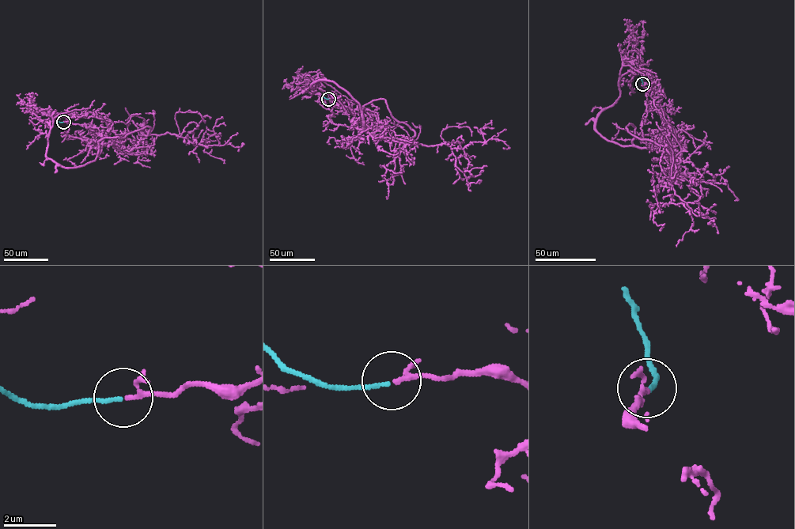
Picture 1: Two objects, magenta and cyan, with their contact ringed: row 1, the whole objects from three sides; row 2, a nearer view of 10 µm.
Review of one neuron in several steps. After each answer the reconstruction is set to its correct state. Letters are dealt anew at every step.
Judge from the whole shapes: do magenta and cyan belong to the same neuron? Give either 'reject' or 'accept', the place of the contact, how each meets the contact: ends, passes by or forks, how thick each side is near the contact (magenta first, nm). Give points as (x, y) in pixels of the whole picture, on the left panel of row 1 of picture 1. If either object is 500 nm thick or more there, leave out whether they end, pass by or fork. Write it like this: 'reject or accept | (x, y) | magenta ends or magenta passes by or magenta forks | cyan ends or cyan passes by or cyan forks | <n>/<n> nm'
accept | (63, 122) | magenta passes by | cyan ends | 130/140 nm

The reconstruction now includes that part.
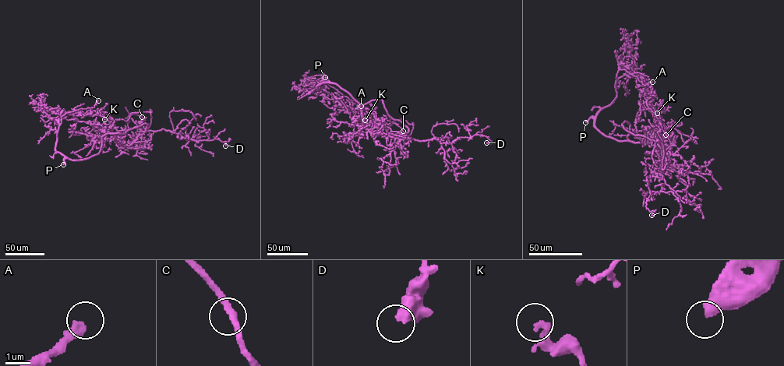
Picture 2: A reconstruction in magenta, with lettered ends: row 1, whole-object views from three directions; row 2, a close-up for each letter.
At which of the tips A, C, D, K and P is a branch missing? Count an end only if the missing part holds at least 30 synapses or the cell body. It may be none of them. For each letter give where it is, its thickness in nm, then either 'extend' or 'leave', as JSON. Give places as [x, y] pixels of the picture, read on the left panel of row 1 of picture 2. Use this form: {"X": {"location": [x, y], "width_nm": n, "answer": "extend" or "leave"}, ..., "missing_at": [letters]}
{"A": {"location": [98, 100], "width_nm": 360, "answer": "extend"}, "C": {"location": [142, 117], "width_nm": 240, "answer": "leave"}, "D": {"location": [225, 146], "width_nm": 480, "answer": "leave"}, "K": {"location": [104, 119], "width_nm": 200, "answer": "leave"}, "P": {"location": [63, 164], "width_nm": 440, "answer": "extend"}, "missing_at": ["A", "P"]}

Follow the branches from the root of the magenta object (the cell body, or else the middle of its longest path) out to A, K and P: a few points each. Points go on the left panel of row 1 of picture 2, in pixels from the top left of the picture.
A: (107, 139), (99, 153), (78, 160), (65, 156), (55, 149), (62, 116), (81, 108), (93, 107), (98, 100)
K: (107, 139), (105, 136), (111, 121), (104, 119)
P: (107, 139), (99, 153), (77, 160), (65, 158), (63, 164)

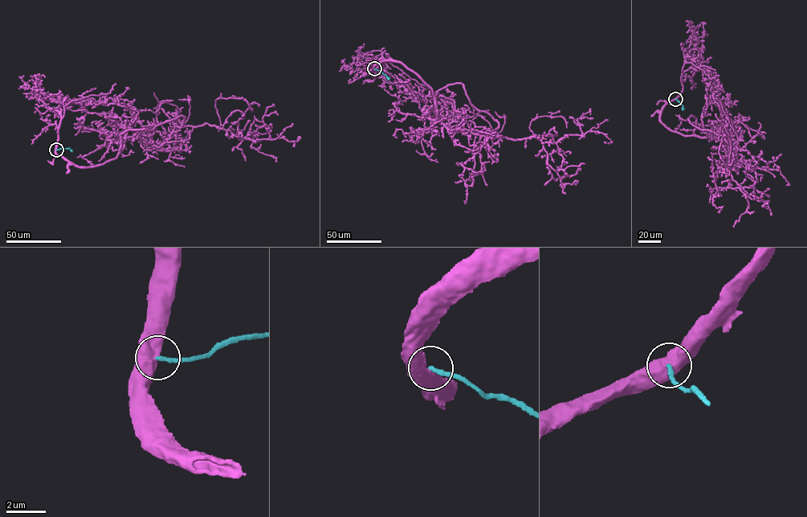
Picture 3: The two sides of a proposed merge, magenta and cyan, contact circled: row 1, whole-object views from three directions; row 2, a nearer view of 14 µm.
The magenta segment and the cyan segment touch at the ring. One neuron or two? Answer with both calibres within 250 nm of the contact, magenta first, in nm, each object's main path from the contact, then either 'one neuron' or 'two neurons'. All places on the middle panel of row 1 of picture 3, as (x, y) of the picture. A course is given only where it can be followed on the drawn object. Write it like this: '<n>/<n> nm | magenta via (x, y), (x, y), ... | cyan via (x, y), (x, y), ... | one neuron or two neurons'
600/200 nm | magenta via (374, 68), (390, 60), (412, 70), (454, 131), (543, 143), (597, 131), (604, 141) | cyan via (374, 68), (381, 71), (388, 80) | two neurons

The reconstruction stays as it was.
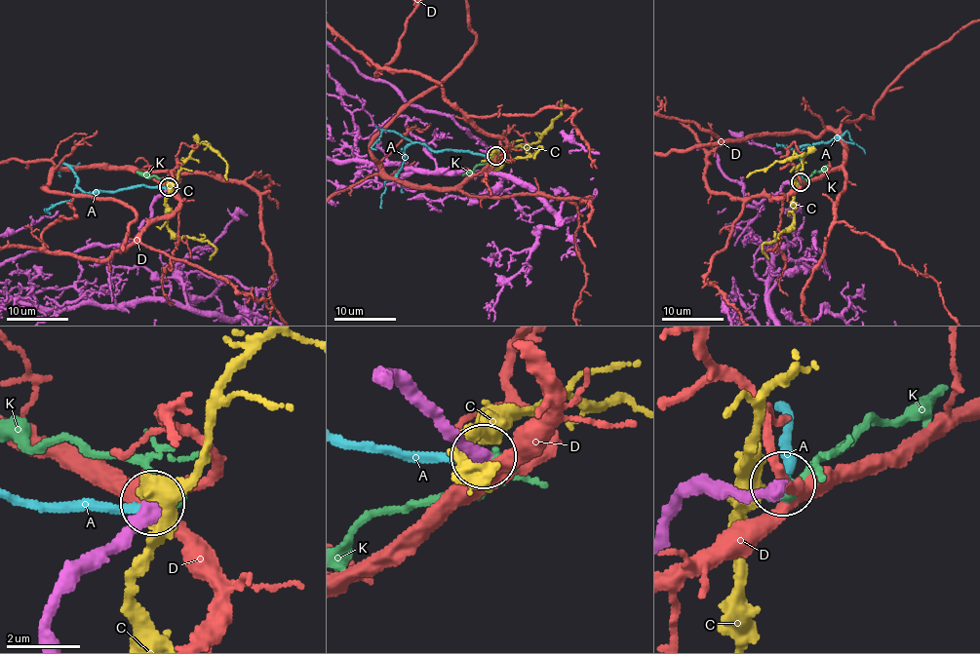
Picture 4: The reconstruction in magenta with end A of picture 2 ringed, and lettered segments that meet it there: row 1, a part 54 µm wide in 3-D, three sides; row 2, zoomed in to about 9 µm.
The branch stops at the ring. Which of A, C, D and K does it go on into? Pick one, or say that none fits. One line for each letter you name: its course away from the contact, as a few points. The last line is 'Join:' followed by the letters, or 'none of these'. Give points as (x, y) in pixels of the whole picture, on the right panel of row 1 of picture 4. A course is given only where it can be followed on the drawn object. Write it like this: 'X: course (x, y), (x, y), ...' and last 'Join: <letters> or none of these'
Join: none of these

